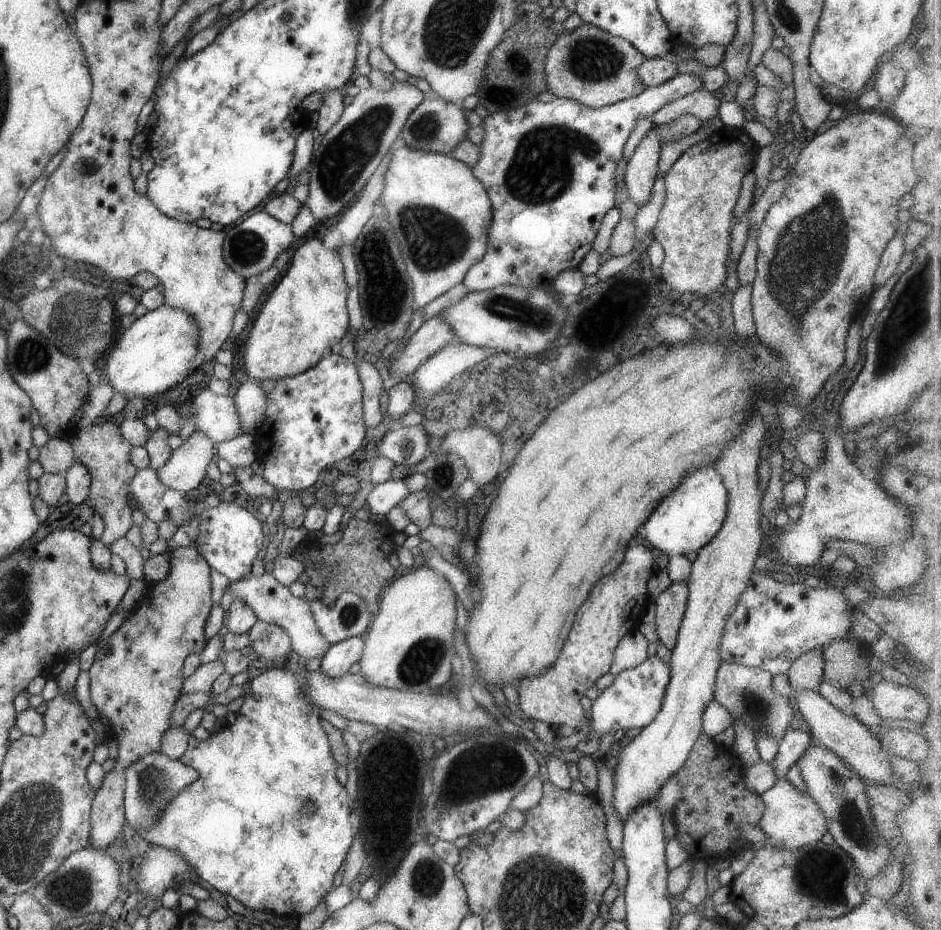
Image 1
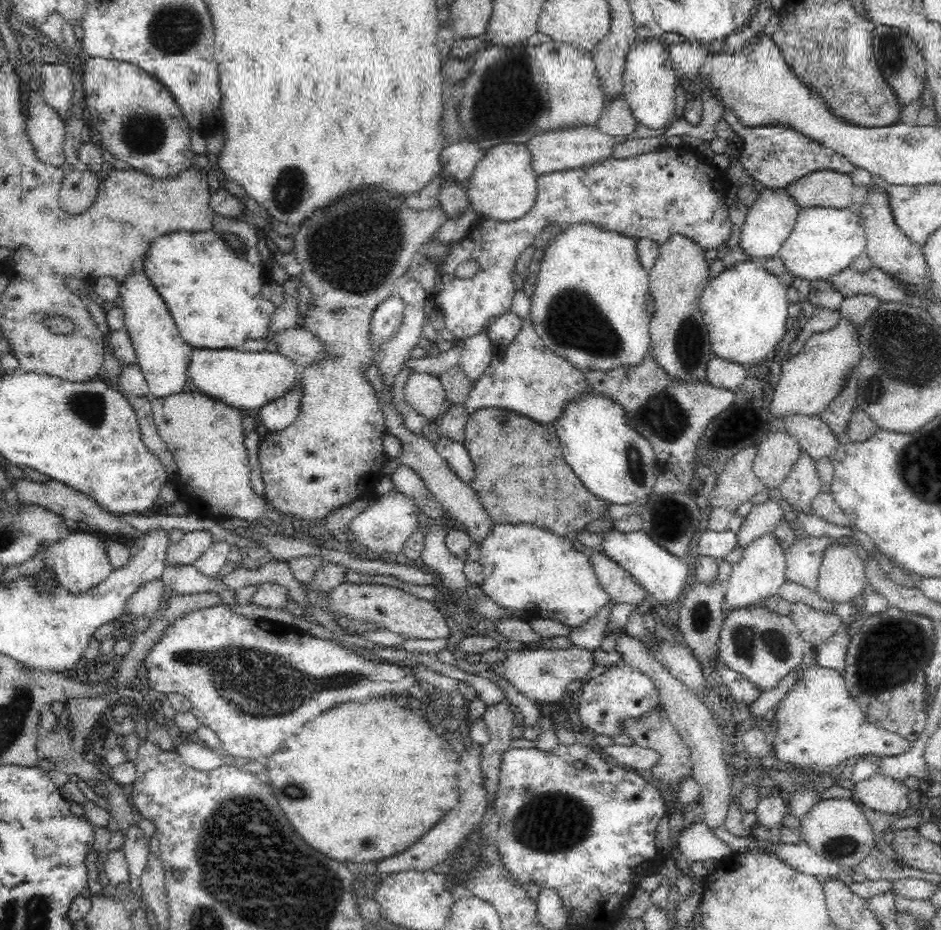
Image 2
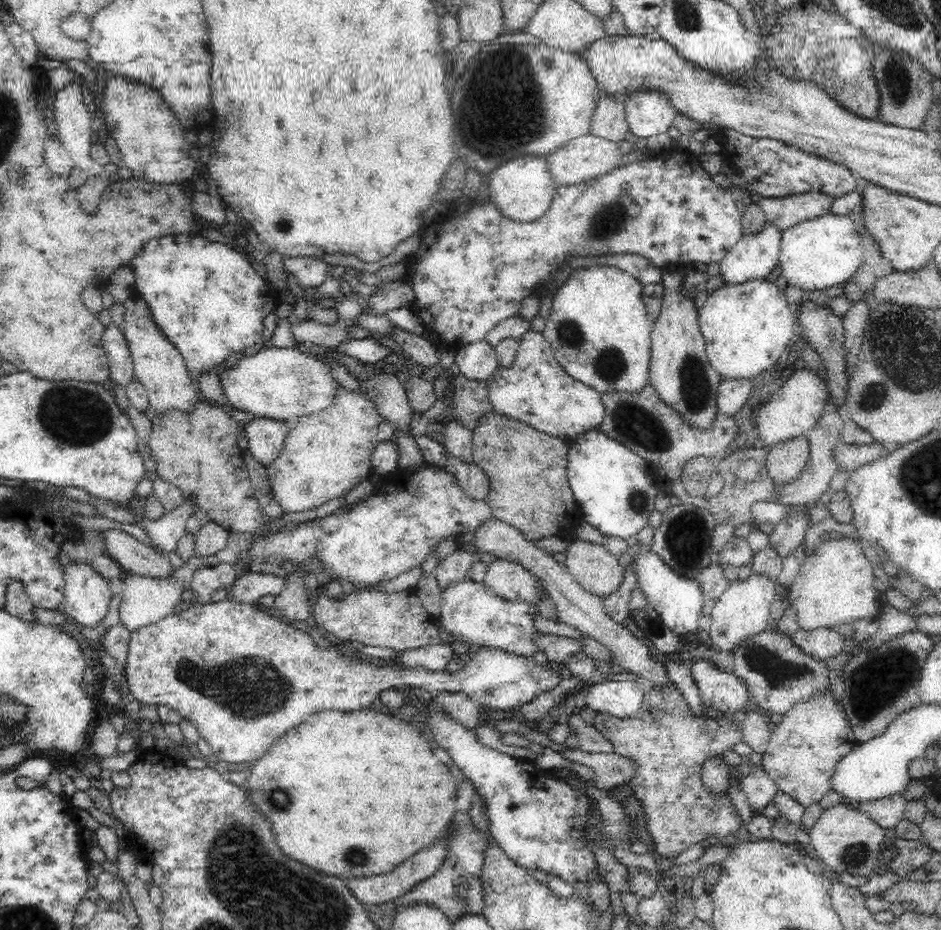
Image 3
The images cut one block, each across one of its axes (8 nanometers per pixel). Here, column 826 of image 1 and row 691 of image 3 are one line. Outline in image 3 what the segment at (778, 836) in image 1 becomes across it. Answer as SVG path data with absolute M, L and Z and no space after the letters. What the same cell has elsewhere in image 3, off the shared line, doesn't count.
M831 690L822 691L808 702L795 704L783 716L780 726L772 726L768 748L762 754L761 764L776 783L777 790L791 796L806 810L818 804L830 791L830 778L836 764L859 743L852 735L842 705L834 700Z

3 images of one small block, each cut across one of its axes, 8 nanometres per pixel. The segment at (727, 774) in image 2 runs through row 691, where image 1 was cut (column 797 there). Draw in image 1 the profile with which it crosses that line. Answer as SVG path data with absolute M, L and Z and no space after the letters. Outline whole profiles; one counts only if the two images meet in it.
M817 645L813 650L806 650L791 663L785 674L792 692L798 690L816 690L823 676L822 649Z

